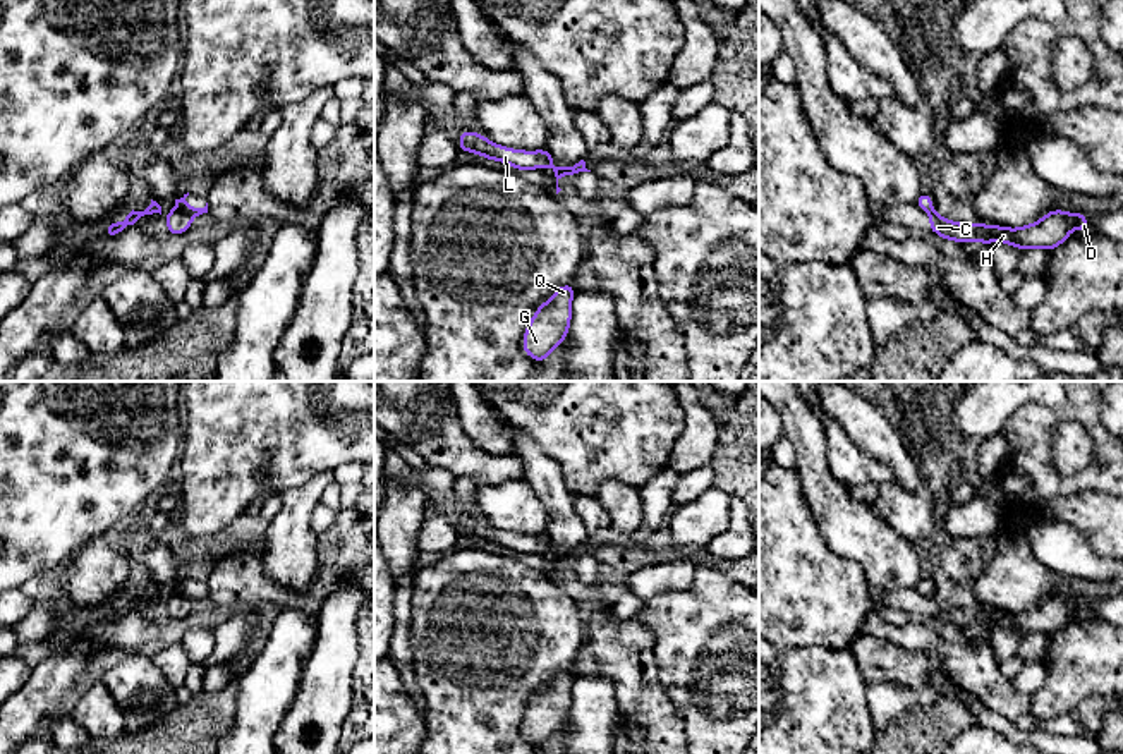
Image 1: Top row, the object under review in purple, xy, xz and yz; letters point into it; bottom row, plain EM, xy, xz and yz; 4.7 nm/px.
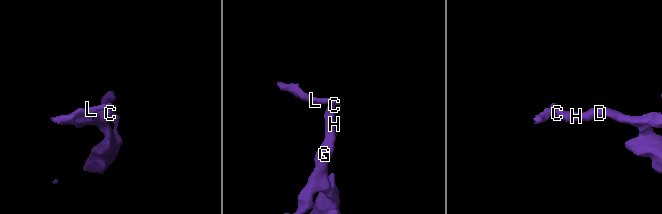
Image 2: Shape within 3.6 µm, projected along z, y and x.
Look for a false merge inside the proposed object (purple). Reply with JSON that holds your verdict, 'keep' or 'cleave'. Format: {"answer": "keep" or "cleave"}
{"answer": "cleave"}

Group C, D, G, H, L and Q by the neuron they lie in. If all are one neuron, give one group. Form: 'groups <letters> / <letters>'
groups C D G H Q / L

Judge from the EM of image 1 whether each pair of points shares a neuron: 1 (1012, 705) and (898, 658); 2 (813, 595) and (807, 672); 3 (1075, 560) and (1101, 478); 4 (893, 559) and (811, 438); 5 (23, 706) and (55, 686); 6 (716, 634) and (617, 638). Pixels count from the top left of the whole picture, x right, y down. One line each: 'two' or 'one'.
1: two
2: two
3: two
4: one
5: one
6: two

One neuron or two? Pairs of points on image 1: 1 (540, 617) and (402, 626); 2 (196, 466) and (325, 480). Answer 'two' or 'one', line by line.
1: two
2: two

